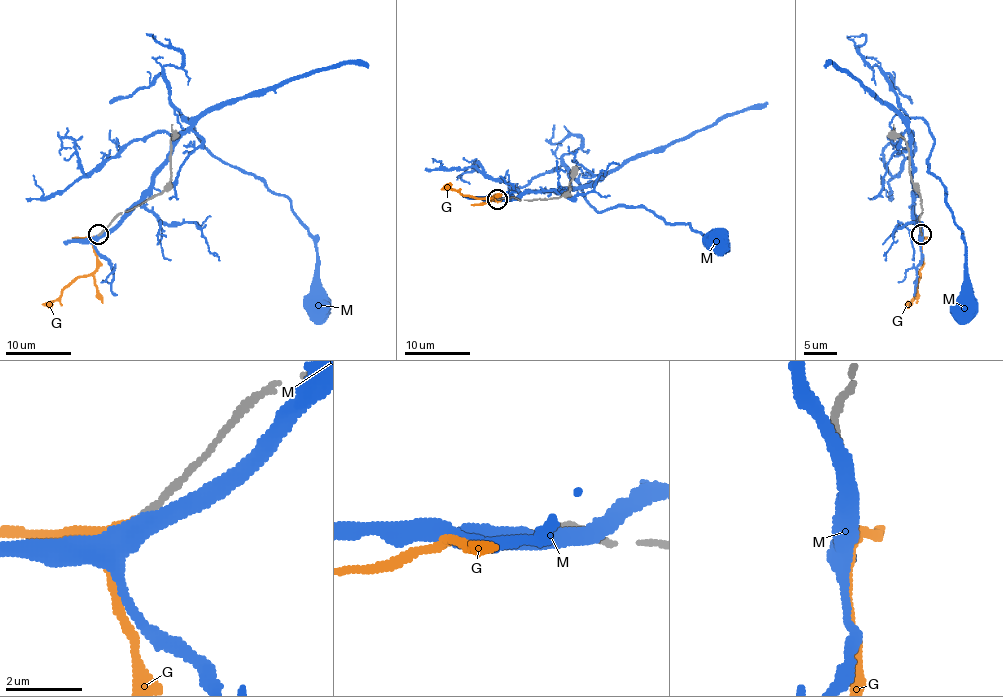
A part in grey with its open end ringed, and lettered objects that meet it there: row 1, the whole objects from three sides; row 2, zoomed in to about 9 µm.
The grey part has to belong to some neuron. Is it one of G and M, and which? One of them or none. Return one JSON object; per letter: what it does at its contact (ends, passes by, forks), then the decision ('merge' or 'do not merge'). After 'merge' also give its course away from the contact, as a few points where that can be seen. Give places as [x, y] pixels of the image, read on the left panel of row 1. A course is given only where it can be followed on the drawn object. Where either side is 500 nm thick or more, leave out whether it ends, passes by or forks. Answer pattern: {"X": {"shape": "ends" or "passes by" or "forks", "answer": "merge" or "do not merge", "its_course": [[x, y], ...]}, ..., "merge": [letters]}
{"G": {"shape": "ends", "answer": "merge", "its_course": [[97, 235], [92, 239], [97, 268], [92, 273], [77, 276], [55, 301], [42, 304]]}, "M": {"shape": "passes by", "answer": "do not merge"}, "merge": ["G"]}

